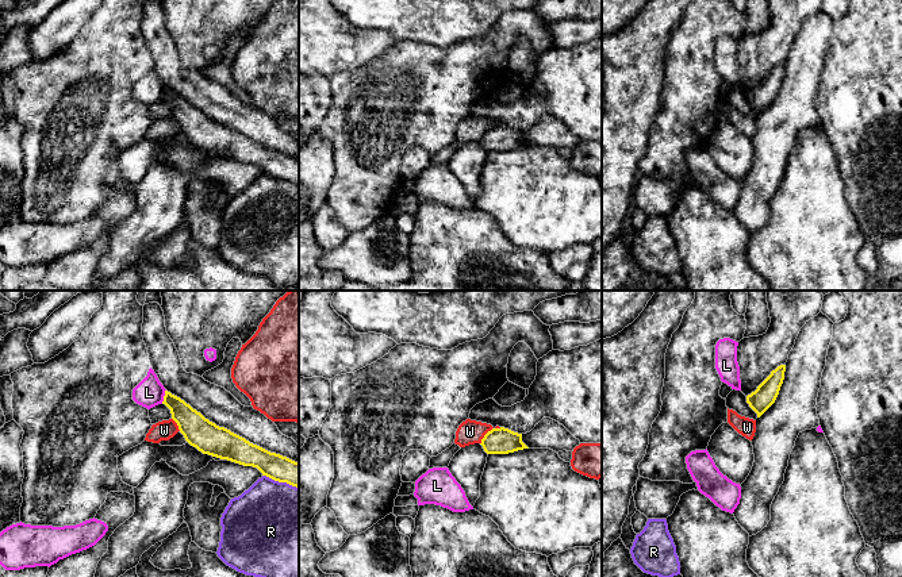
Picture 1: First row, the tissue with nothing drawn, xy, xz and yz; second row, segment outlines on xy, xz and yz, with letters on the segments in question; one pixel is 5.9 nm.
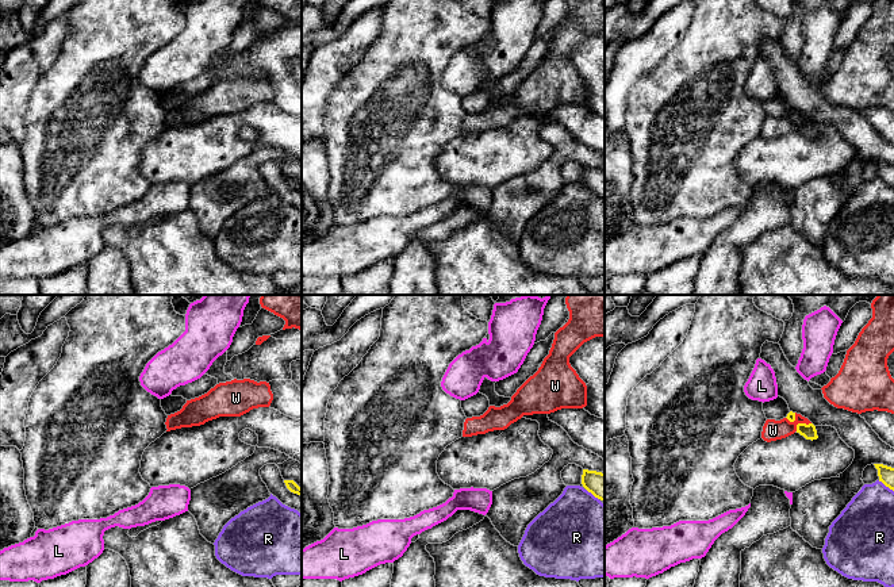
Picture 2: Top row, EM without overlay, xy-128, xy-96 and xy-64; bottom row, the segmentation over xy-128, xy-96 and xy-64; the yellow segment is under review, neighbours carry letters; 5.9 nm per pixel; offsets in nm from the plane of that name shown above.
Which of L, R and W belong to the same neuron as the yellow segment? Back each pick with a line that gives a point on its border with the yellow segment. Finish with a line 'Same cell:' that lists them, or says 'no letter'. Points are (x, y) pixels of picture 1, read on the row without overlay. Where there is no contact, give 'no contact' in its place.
Same cell: no letter

